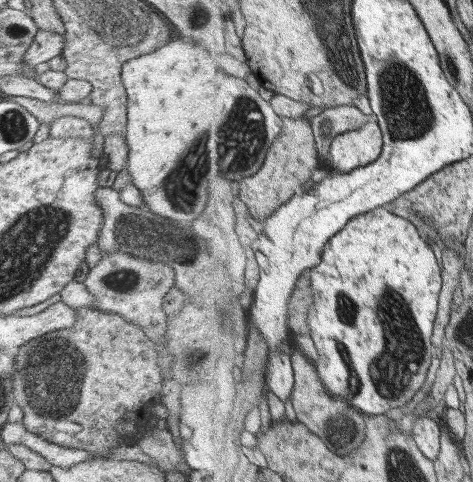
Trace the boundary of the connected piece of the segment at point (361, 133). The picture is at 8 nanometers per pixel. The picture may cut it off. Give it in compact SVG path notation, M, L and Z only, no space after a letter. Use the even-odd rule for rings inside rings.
M371 120L360 130L340 134L333 141L328 159L332 170L352 172L376 162L385 150L385 132L378 120Z

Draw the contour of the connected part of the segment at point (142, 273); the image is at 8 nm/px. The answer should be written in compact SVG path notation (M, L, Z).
M124 251L102 254L99 262L89 268L83 283L94 297L95 308L124 316L128 322L140 324L152 340L152 326L166 326L166 314L162 310L162 298L166 290L174 286L174 271L168 263L137 257Z

